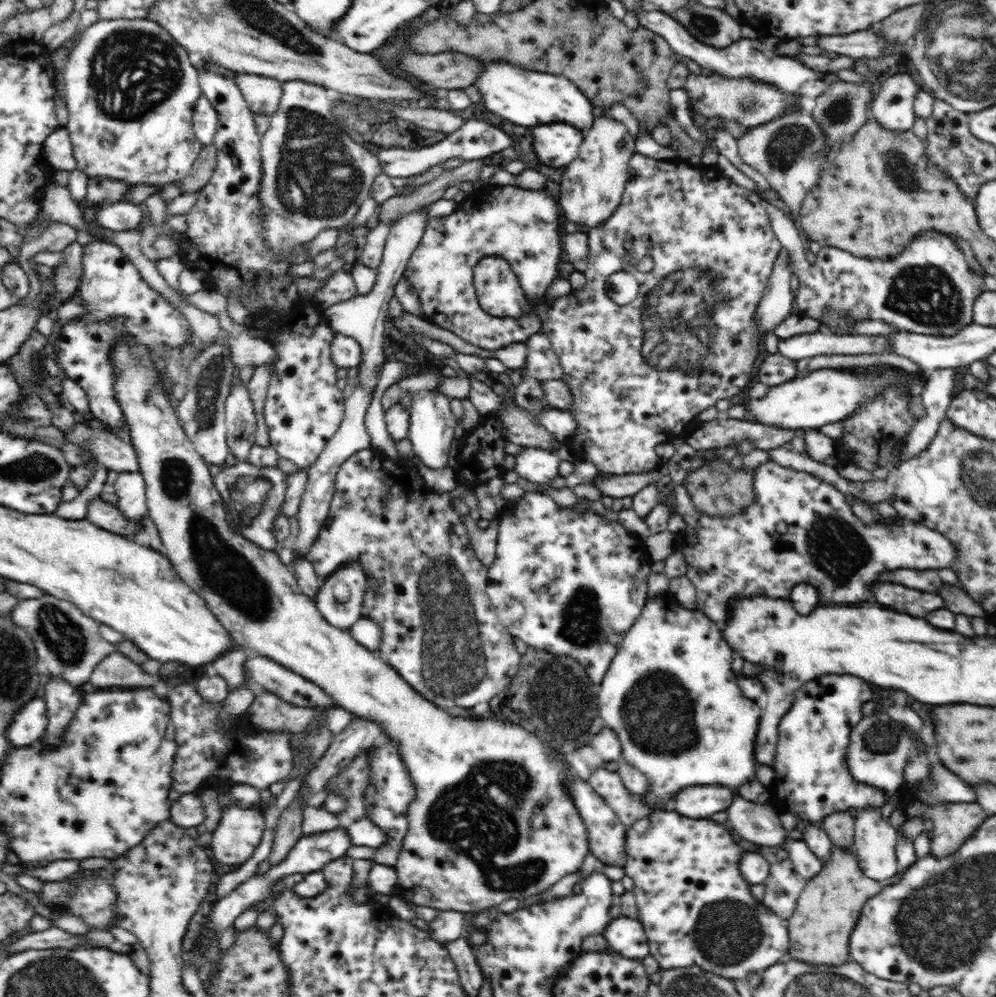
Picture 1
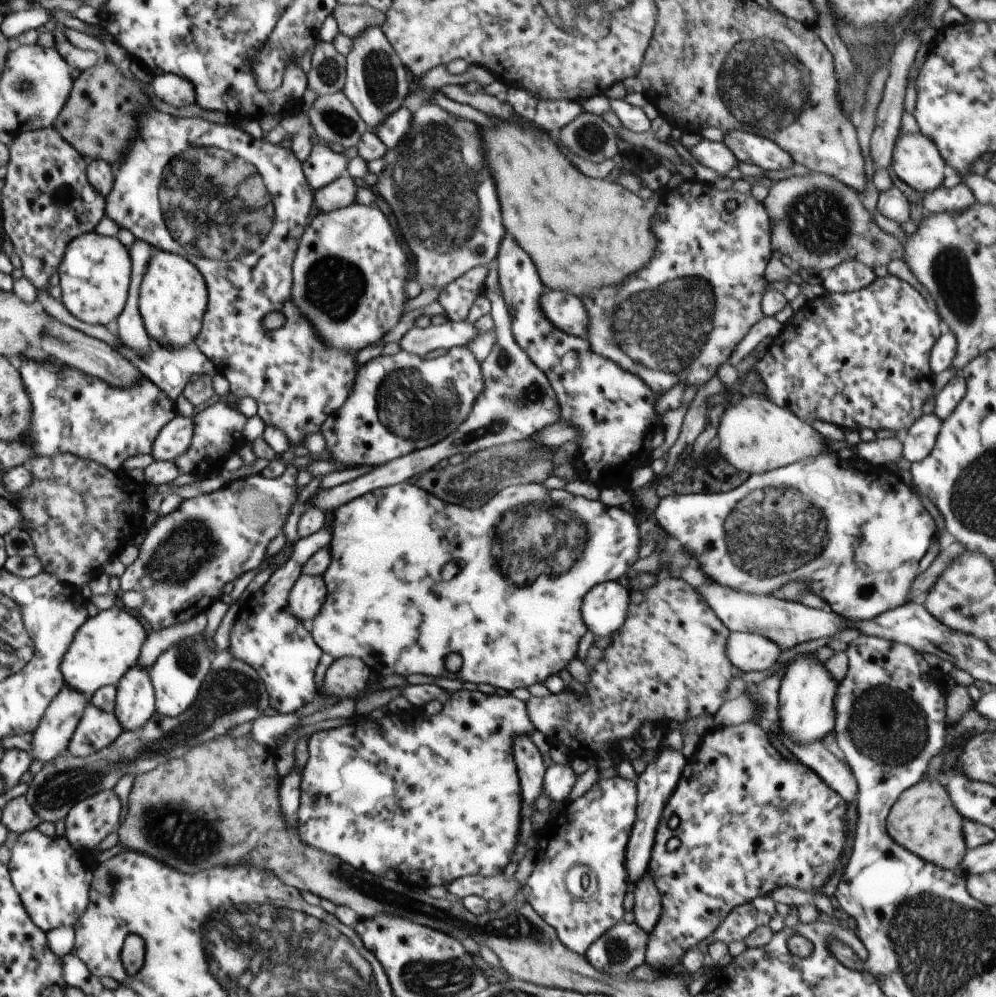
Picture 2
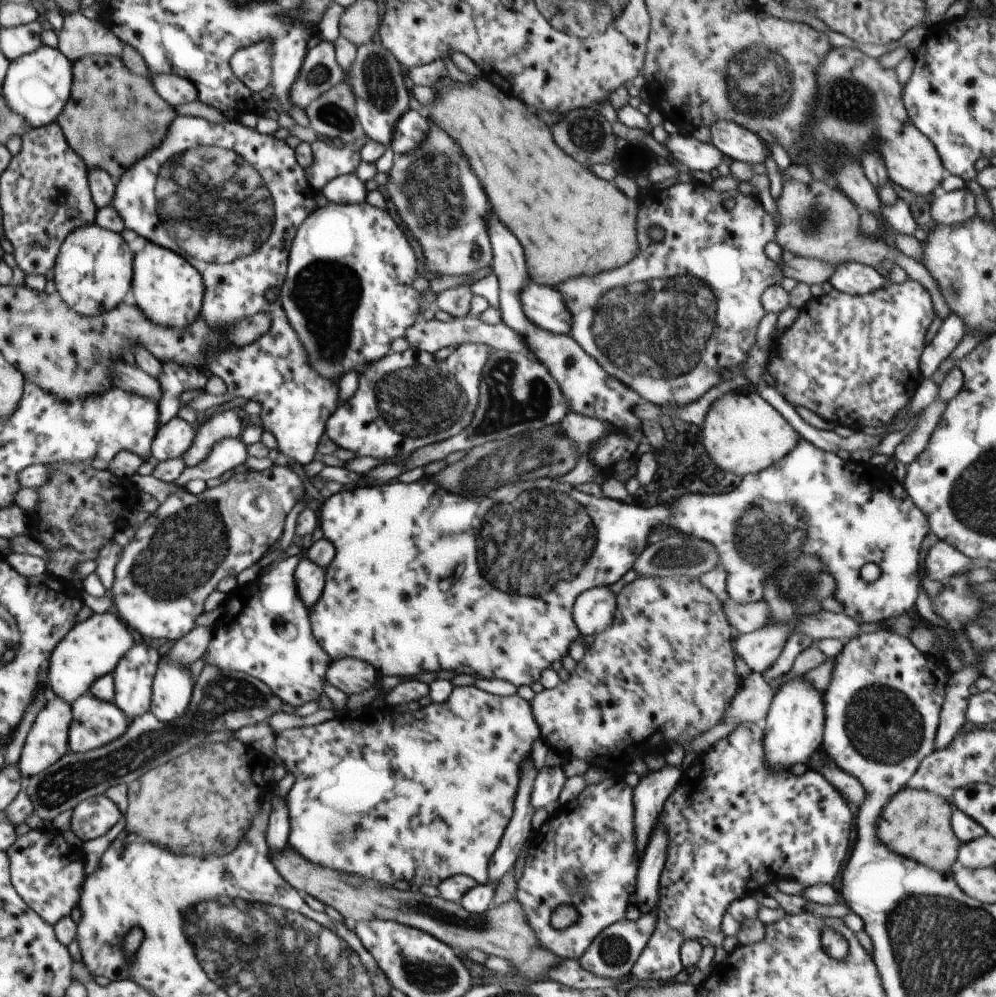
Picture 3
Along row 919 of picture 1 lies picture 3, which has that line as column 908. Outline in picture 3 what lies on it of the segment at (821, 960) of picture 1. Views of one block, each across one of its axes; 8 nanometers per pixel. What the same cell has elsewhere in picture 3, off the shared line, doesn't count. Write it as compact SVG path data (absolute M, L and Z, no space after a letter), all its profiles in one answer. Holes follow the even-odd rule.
M906 787L892 796L892 800L882 808L876 838L896 854L916 860L932 870L950 872L957 866L961 845L951 824L953 807L954 804L944 800L940 794Z

